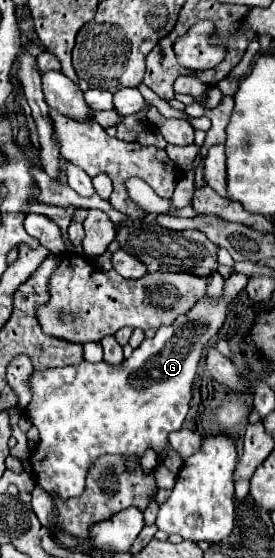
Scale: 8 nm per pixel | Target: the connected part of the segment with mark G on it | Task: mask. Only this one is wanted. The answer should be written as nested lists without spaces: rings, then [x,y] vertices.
[[[233,274],[229,280],[225,280],[225,296],[219,304],[211,304],[205,296],[187,314],[179,316],[175,324],[159,328],[153,338],[145,338],[141,346],[135,348],[133,354],[117,366],[107,362],[81,362],[79,366],[47,368],[43,372],[33,372],[29,376],[29,388],[33,398],[25,408],[25,414],[39,430],[39,442],[31,456],[31,468],[37,478],[37,486],[43,488],[47,494],[69,500],[83,494],[87,472],[95,464],[97,456],[117,454],[125,458],[125,466],[129,470],[135,470],[147,448],[153,448],[157,454],[161,454],[169,444],[169,434],[179,430],[187,416],[197,364],[209,340],[221,328],[227,314],[227,304],[247,286],[247,280],[249,276],[245,274]]]

